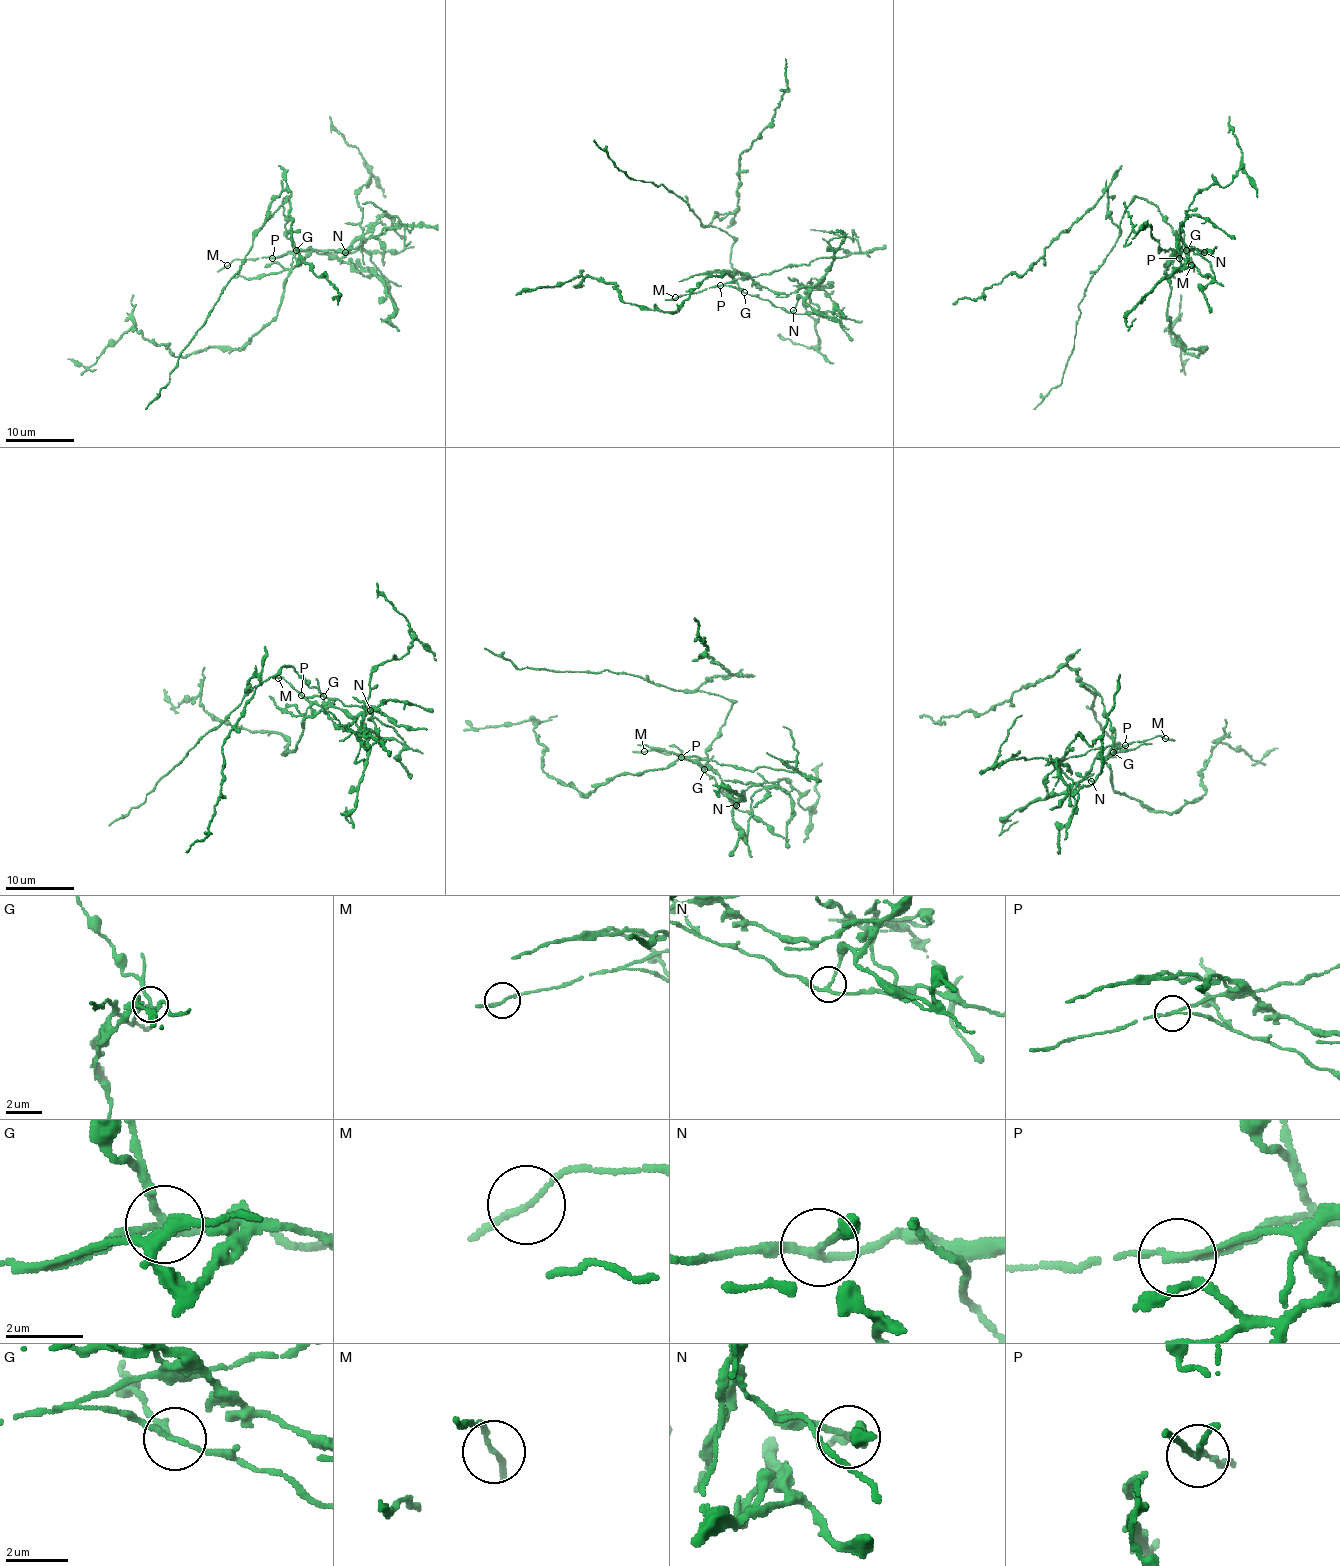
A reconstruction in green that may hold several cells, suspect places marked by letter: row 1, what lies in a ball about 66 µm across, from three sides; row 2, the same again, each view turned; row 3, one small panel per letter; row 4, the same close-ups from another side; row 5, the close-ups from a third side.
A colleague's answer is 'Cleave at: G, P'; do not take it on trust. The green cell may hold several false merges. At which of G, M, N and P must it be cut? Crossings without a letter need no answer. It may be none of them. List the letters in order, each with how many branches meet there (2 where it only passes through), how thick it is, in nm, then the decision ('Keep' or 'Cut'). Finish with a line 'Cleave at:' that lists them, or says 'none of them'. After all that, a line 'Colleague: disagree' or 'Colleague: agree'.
G: Branches: 3. Thickness 150 nm. Cut
M: Branches: 2. Thickness 140 nm. Keep
N: Branches: 3. Thickness 170 nm. Keep
P: Branches: 3. Thickness 150 nm. Cut
Cleave at: G, P
Colleague: agree

